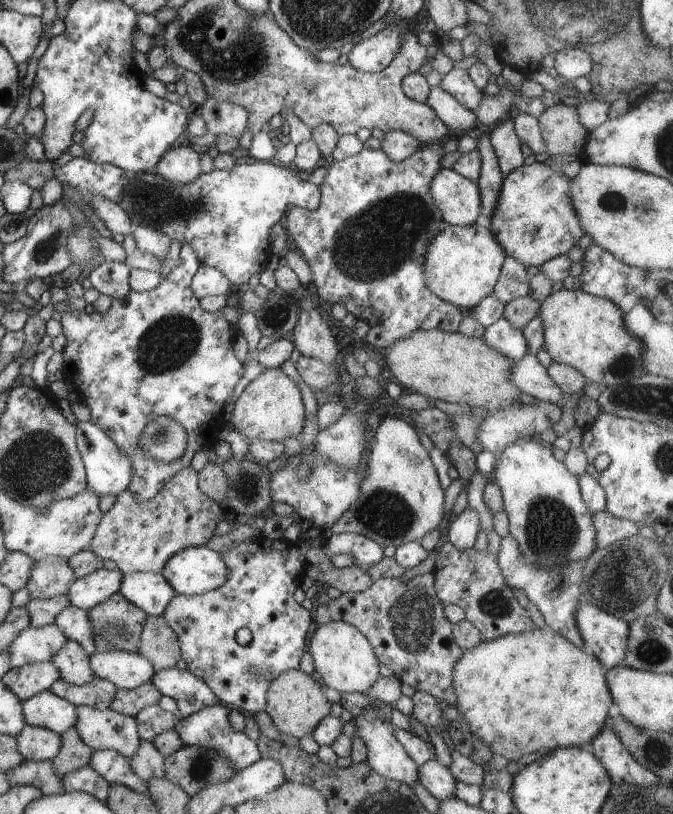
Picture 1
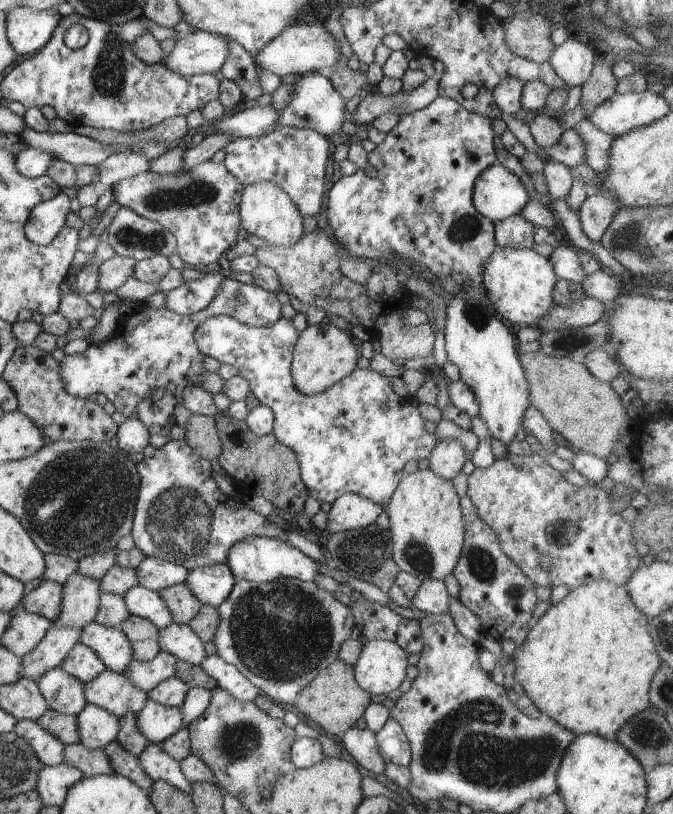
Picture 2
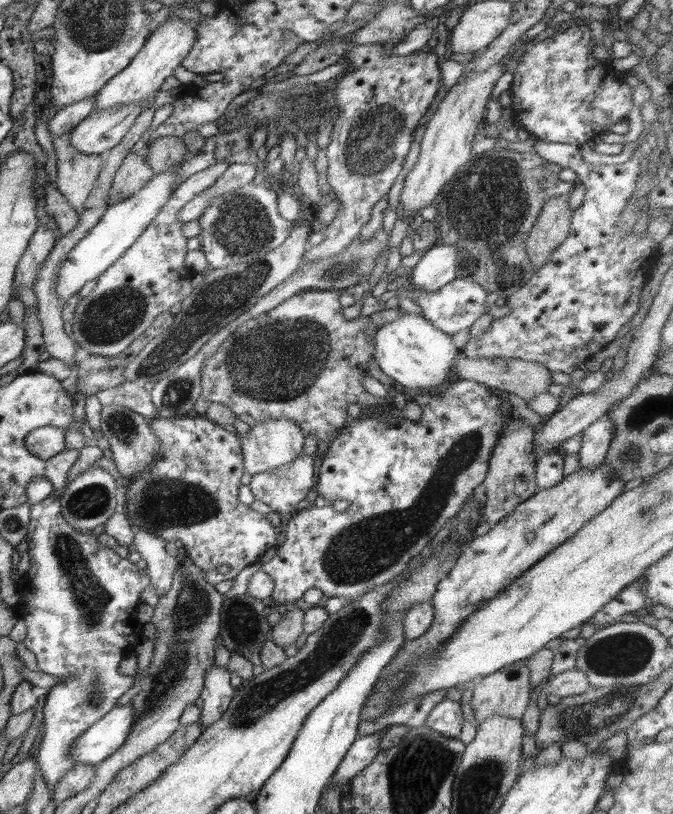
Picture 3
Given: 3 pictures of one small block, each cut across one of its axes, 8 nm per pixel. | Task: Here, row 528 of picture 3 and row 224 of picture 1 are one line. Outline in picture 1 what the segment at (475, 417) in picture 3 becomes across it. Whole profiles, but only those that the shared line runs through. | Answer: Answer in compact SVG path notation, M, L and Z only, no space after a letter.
M444 142L423 145L422 148L399 163L390 160L382 149L373 151L363 148L358 154L348 156L348 158L339 161L334 161L328 167L324 181L319 185L321 201L316 210L307 211L291 207L290 211L286 214L285 230L288 233L290 243L301 252L304 260L310 265L311 271L313 272L313 282L311 286L315 290L314 293L318 294L318 298L322 300L324 304L333 306L339 302L346 308L347 312L354 314L357 319L366 320L369 324L366 342L372 344L378 352L391 347L396 340L408 336L408 334L411 334L411 332L416 329L438 329L449 333L456 333L458 326L460 326L460 321L467 314L461 308L440 300L440 298L426 286L425 274L421 266L429 242L438 231L446 226L443 216L433 201L431 192L429 191L429 184L432 182L432 177L441 169L440 159L444 155L440 155L440 153L442 153L441 148L443 148L443 146Z

